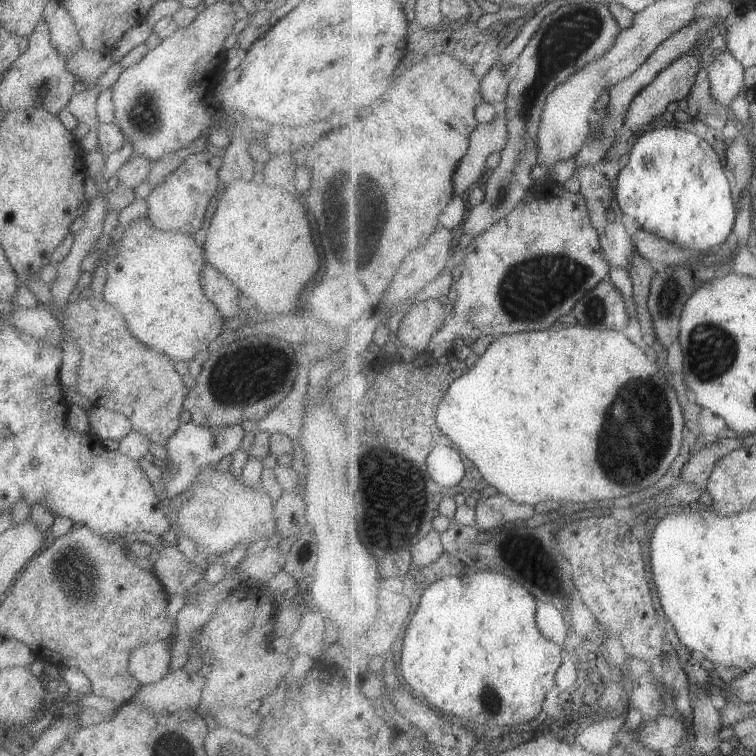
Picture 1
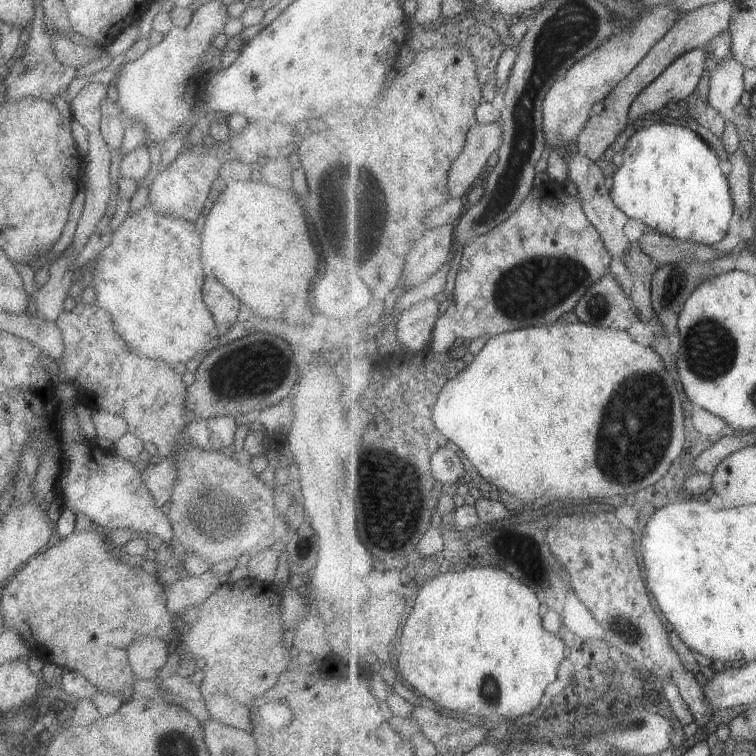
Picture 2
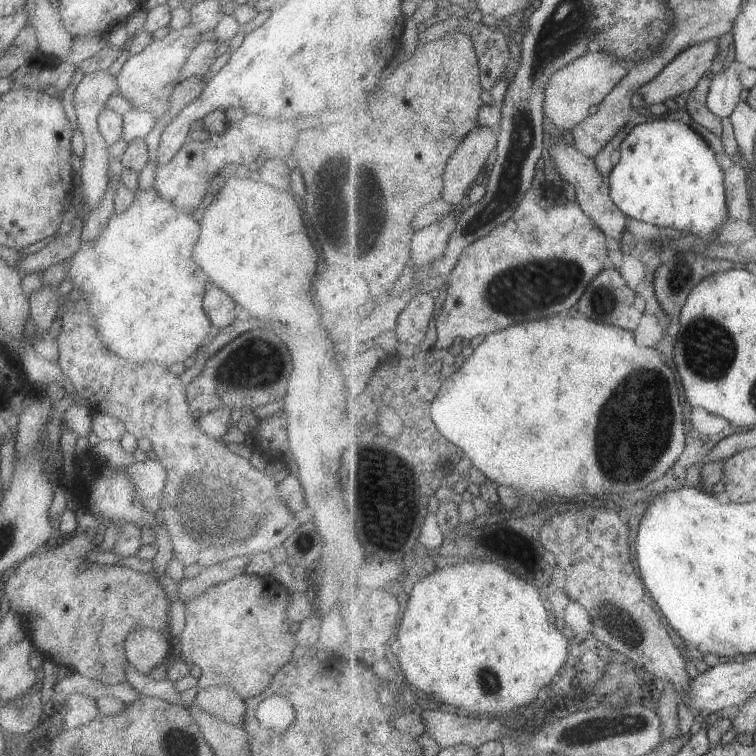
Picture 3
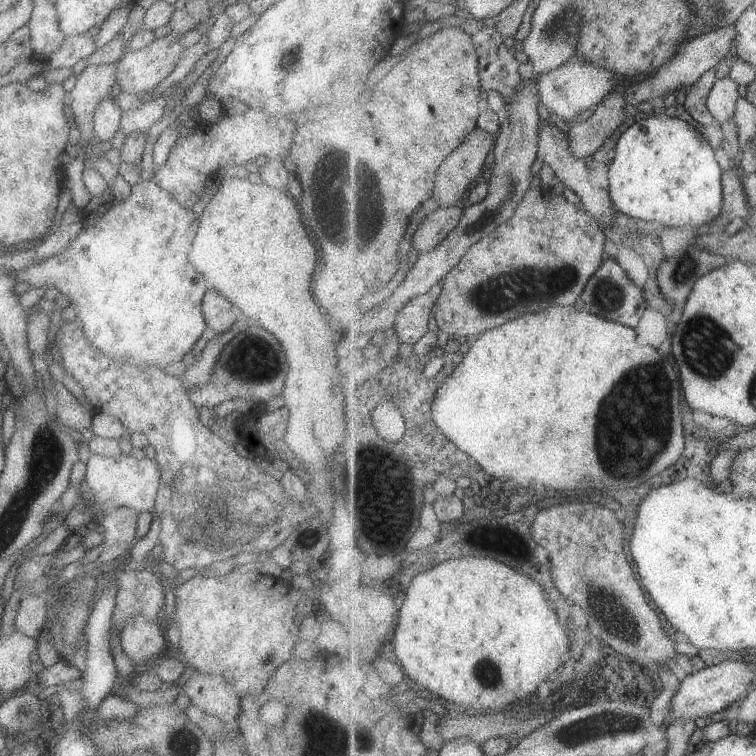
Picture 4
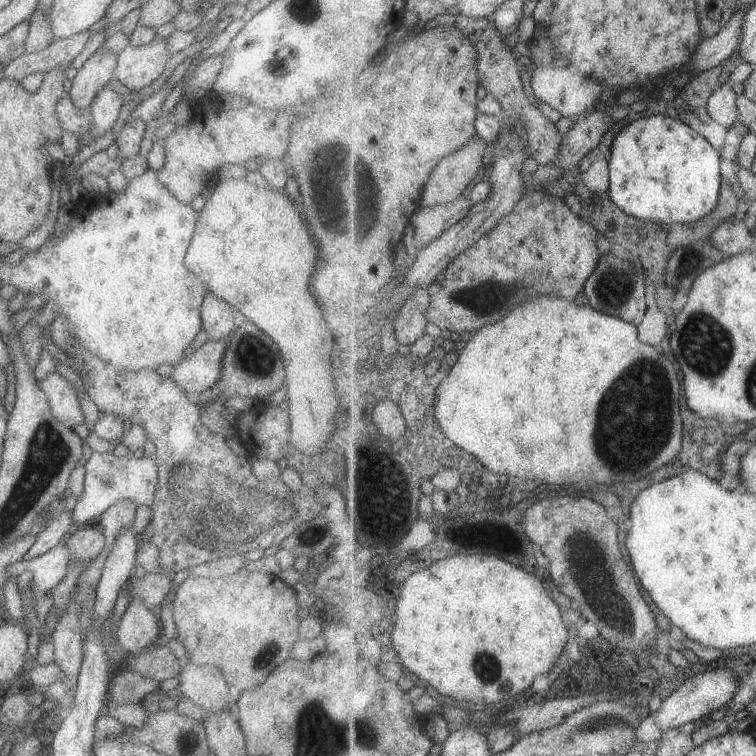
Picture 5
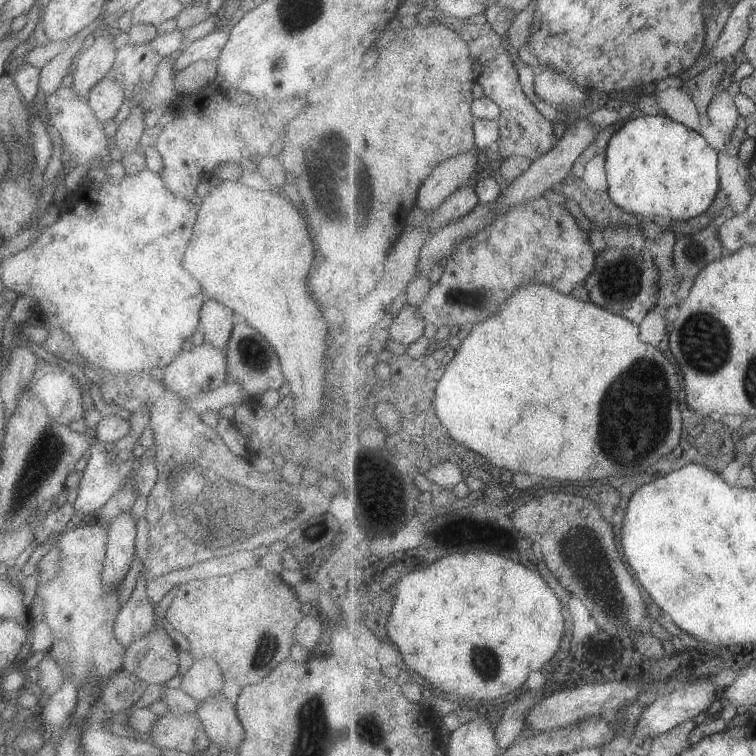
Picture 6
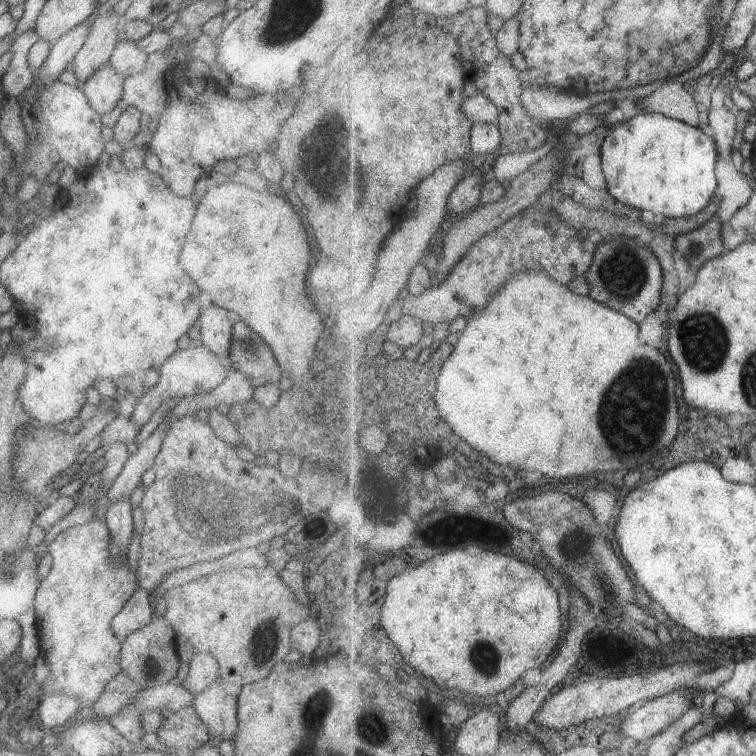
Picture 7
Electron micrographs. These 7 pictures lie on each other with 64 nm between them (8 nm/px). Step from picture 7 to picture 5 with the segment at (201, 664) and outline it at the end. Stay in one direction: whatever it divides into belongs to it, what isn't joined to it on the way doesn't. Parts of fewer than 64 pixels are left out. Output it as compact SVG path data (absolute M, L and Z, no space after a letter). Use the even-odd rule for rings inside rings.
M187 664L178 674L181 695L191 700L205 712L232 709L235 700L228 694L228 685L222 673L211 665L193 666Z

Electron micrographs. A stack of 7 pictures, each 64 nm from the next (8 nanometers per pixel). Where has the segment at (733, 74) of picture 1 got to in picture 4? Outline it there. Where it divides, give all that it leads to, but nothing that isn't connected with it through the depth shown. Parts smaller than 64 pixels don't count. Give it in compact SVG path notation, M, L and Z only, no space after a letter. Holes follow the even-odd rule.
M729 76L716 81L708 99L708 108L717 121L723 123L734 119L743 90L744 87L737 85Z

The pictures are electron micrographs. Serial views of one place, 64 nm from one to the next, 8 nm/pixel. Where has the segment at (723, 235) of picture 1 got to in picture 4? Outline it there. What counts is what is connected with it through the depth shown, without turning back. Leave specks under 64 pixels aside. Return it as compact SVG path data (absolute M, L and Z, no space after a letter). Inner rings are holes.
M655 116L635 122L620 136L615 159L608 171L609 192L616 208L640 225L652 222L665 227L693 226L704 232L722 210L724 171L717 162L717 152L704 133L683 120Z

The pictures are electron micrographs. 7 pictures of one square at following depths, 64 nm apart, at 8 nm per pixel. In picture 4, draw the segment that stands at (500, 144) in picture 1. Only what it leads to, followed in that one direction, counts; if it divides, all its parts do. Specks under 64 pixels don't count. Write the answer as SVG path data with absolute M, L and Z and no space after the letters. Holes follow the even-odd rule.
M476 129L463 144L439 164L432 185L431 198L434 202L444 208L455 206L463 192L475 183L475 178L478 178L481 168L485 164L485 158L489 156L489 152L494 151L495 146L495 136Z

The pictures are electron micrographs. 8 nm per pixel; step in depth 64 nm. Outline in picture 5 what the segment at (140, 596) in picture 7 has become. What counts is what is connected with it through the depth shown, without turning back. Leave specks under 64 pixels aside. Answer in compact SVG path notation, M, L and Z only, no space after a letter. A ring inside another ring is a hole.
M140 599L129 601L117 626L117 641L126 654L134 654L163 637L151 609Z

